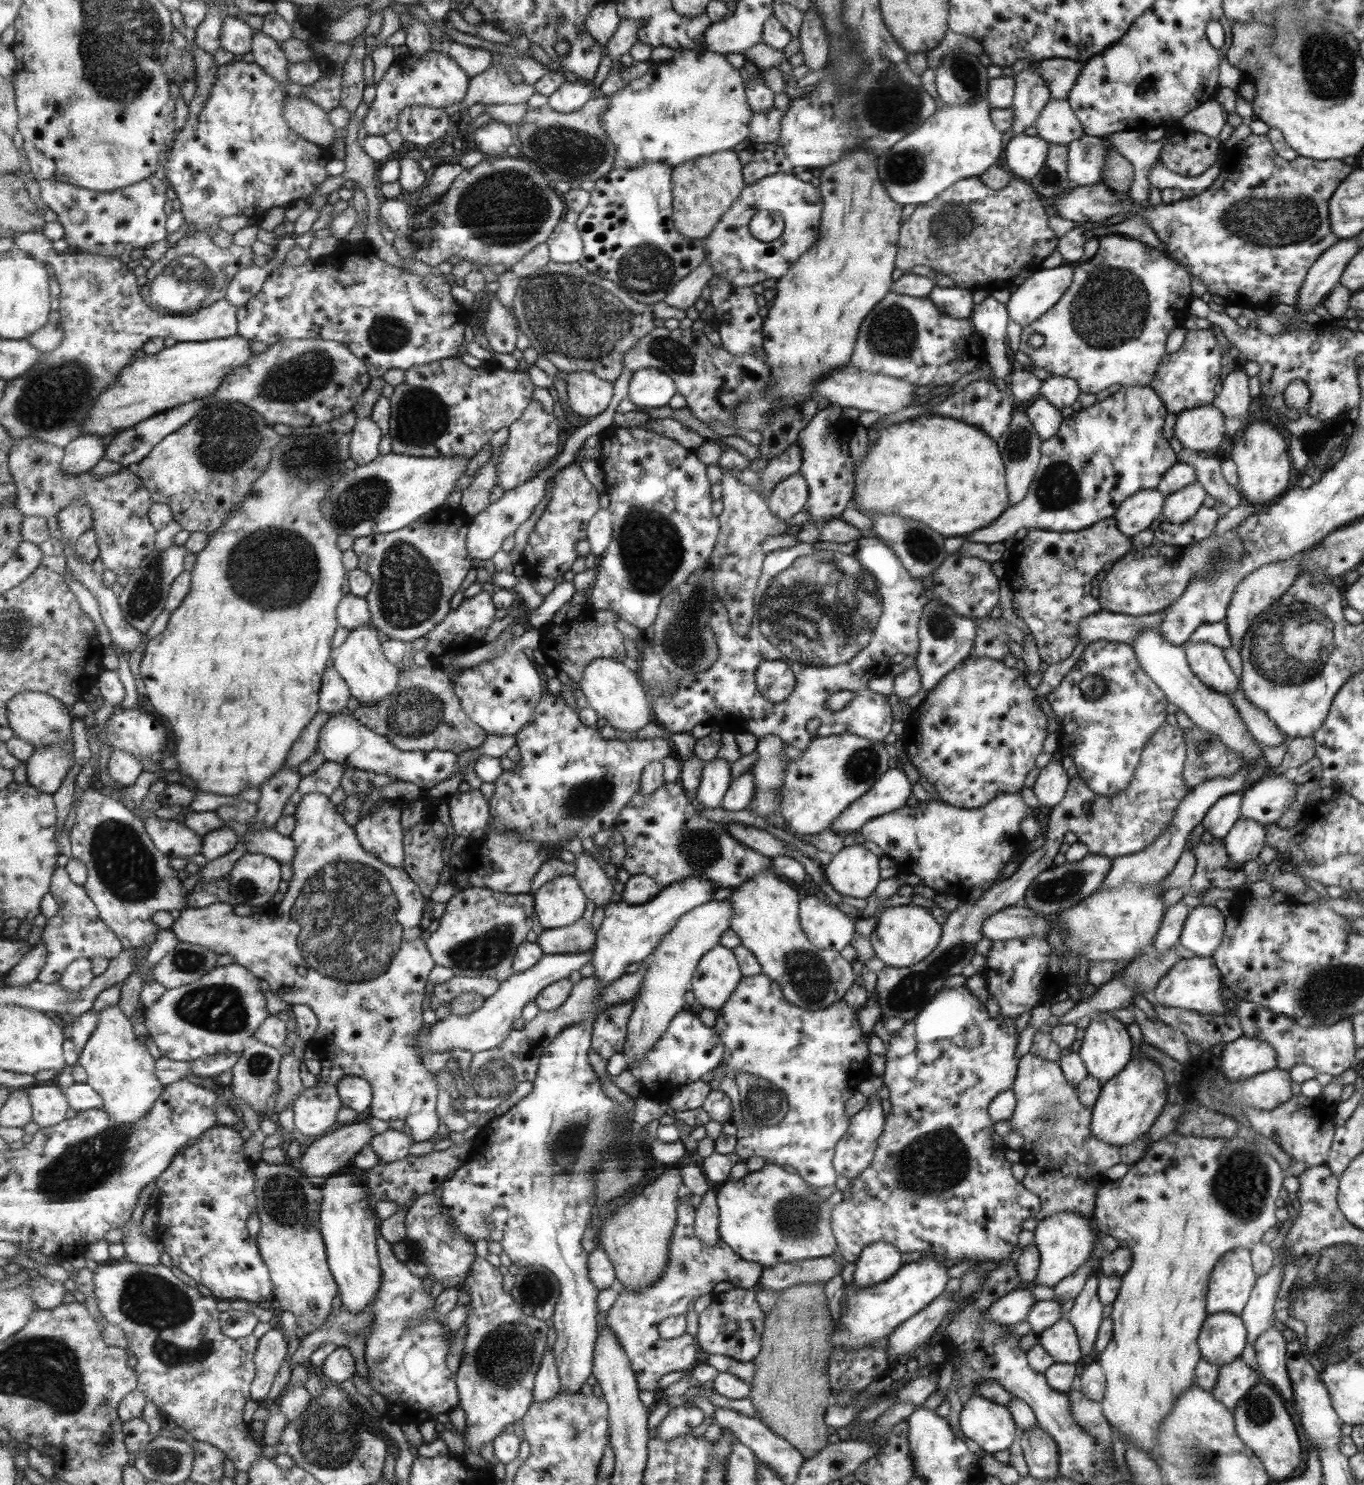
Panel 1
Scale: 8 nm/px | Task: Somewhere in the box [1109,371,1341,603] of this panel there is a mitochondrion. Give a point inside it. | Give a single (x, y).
(1219, 554)

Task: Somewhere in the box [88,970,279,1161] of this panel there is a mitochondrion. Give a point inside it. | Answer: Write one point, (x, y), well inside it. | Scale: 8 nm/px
(217, 1007)

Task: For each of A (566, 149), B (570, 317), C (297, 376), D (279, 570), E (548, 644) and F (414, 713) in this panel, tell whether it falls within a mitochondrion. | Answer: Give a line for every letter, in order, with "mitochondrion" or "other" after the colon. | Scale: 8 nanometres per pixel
A: mitochondrion
B: mitochondrion
C: mitochondrion
D: mitochondrion
E: other
F: mitochondrion

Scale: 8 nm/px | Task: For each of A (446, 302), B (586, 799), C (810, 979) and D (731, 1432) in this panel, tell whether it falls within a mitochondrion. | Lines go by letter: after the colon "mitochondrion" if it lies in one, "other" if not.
A: other
B: mitochondrion
C: mitochondrion
D: other

